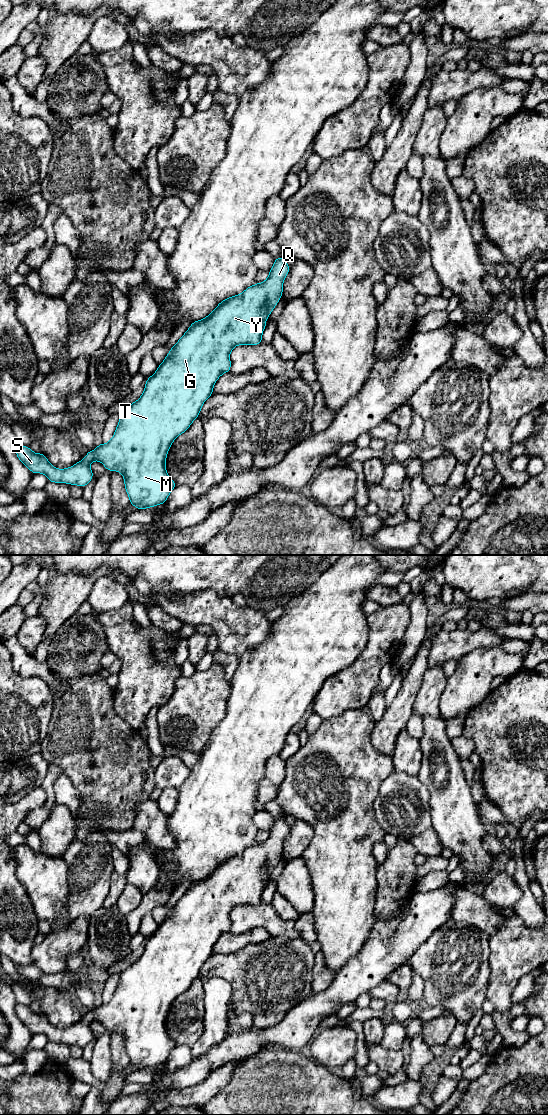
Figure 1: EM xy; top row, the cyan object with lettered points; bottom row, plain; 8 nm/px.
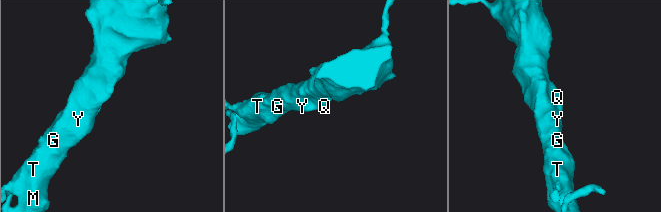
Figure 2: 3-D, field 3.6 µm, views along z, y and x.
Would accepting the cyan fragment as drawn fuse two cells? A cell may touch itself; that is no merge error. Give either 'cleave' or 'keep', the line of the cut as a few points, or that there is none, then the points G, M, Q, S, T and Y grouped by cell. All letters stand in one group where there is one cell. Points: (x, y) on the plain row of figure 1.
keep | no cut | G M Q S T Y

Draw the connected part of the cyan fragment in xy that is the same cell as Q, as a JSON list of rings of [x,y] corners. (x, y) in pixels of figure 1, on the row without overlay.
[[[285,817],[275,818],[273,827],[269,830],[269,837],[262,843],[256,843],[244,850],[243,853],[228,857],[204,879],[193,881],[189,889],[170,909],[164,921],[156,932],[145,942],[145,949],[141,957],[121,973],[118,985],[112,999],[106,1003],[98,1003],[94,1011],[86,1011],[87,1017],[73,1026],[65,1029],[53,1027],[44,1013],[36,1014],[29,1007],[16,1004],[17,1018],[33,1033],[42,1033],[48,1041],[53,1043],[68,1043],[84,1048],[94,1034],[90,1023],[100,1021],[107,1031],[119,1031],[124,1037],[125,1051],[129,1056],[129,1063],[138,1070],[165,1064],[169,1054],[176,1047],[166,1031],[166,1017],[173,1001],[187,991],[192,982],[199,977],[203,963],[213,954],[213,946],[218,938],[231,931],[230,913],[237,905],[255,906],[262,903],[262,893],[266,888],[266,879],[280,861],[283,854],[283,841],[287,837],[290,826]]]

